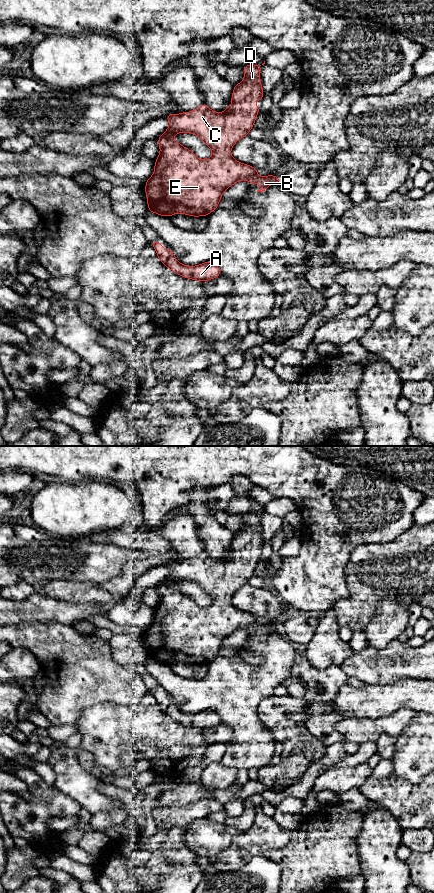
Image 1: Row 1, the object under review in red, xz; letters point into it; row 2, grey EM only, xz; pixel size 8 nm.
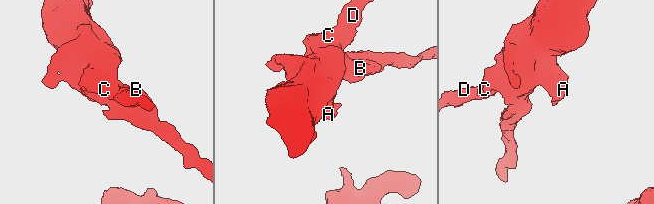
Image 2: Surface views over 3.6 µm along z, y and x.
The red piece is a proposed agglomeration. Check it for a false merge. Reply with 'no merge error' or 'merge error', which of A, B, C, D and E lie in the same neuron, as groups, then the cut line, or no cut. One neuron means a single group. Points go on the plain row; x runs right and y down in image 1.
no merge error | A B C D E | no cut

